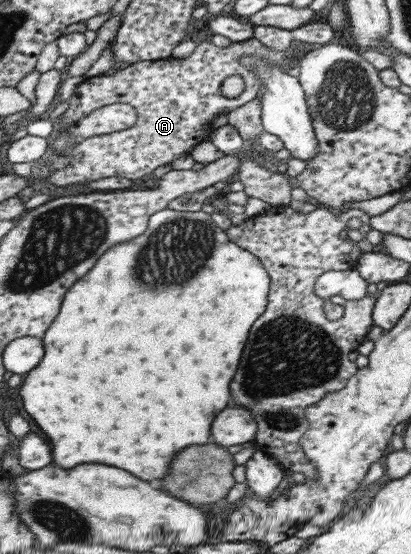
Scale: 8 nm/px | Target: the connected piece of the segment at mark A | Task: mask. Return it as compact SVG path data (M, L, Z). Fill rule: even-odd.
M255 37L243 42L232 42L227 47L219 47L210 41L198 43L195 52L189 58L177 59L171 56L169 59L161 59L158 61L139 61L130 64L124 69L118 70L113 74L102 74L91 77L78 85L69 98L69 110L63 114L58 124L59 135L54 141L57 156L65 157L65 150L73 149L74 154L69 165L61 168L61 171L55 170L50 172L47 180L52 186L63 188L63 186L71 187L73 184L85 185L88 182L101 180L101 178L124 177L133 181L147 176L155 172L156 168L164 164L170 164L179 158L181 154L187 154L195 148L200 142L210 140L212 132L216 129L212 127L213 118L217 118L221 112L229 114L232 110L239 110L240 106L246 105L248 102L254 101L260 94L262 84L258 78L258 72L251 70L240 63L242 56L259 55L270 60L270 65L286 65L289 57L285 50L277 50L265 46ZM230 76L242 76L245 81L245 90L235 98L223 96L223 83ZM115 103L129 103L138 110L138 124L127 130L104 134L101 136L92 136L83 142L76 142L75 148L70 148L72 142L71 134L68 128L73 123L78 123L94 110Z

